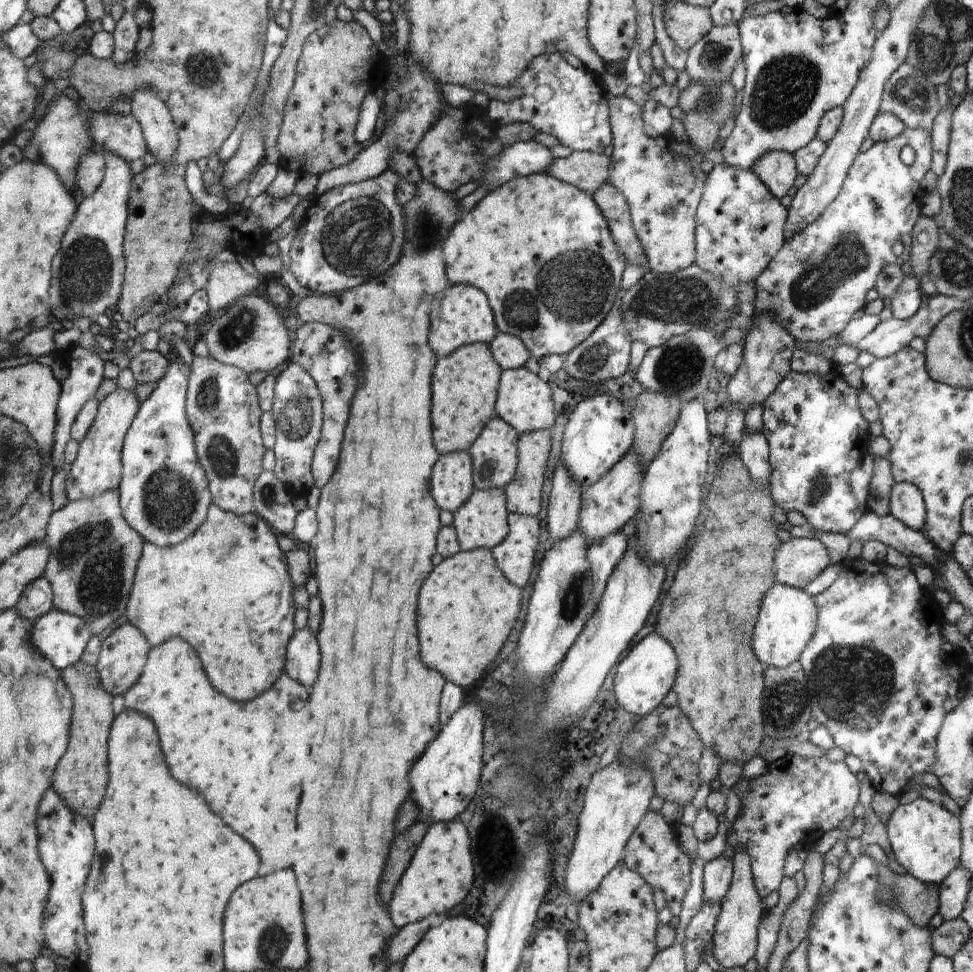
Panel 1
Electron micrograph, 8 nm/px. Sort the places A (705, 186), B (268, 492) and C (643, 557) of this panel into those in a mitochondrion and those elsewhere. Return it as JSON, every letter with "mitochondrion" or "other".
{"A":"other","B":"mitochondrion","C":"other"}

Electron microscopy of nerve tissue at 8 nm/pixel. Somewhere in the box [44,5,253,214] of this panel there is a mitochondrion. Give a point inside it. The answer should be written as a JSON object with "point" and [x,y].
{"point":[202,70]}

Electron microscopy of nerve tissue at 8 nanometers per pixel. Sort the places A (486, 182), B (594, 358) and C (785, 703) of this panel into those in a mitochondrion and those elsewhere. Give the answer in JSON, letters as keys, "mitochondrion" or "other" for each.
{"A":"other","B":"mitochondrion","C":"mitochondrion"}

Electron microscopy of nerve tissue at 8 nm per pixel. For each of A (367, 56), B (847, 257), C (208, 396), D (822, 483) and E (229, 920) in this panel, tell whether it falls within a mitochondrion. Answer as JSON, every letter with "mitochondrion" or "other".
{"A":"other","B":"mitochondrion","C":"mitochondrion","D":"mitochondrion","E":"other"}

